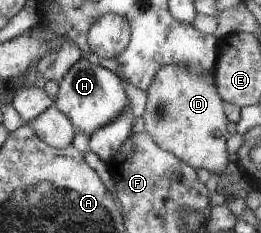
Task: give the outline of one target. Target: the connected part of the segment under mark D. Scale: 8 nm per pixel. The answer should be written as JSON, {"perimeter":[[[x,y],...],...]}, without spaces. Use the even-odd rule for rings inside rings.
{"perimeter":[[[165,65],[159,69],[146,93],[146,109],[142,115],[144,131],[155,141],[155,144],[179,157],[179,160],[192,166],[196,171],[206,168],[211,173],[217,173],[217,178],[222,178],[220,176],[224,176],[222,172],[229,164],[226,142],[231,134],[227,131],[229,120],[224,111],[225,102],[217,92],[213,76],[205,75],[201,67]]]}

